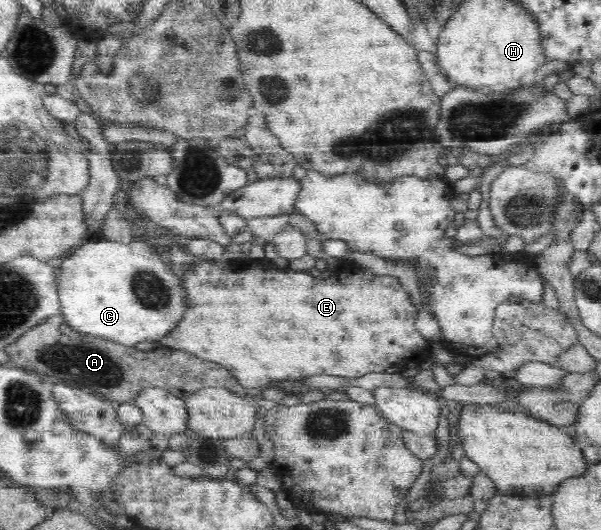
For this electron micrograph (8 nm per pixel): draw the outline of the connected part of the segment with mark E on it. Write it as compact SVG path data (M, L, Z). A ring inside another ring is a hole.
M197 260L180 278L189 307L159 343L233 369L232 376L247 389L265 387L269 379L301 380L311 375L363 377L375 372L397 374L413 355L429 347L429 340L415 328L418 310L403 285L394 276L375 275L366 268L351 273L345 283L336 280L329 283L311 277L307 271L278 269L265 261Z

